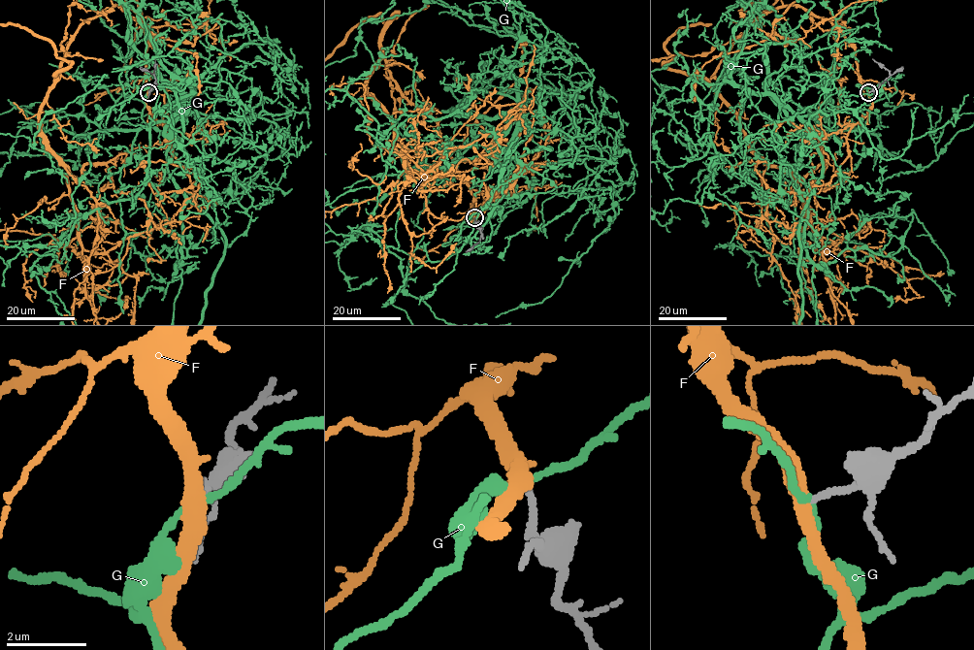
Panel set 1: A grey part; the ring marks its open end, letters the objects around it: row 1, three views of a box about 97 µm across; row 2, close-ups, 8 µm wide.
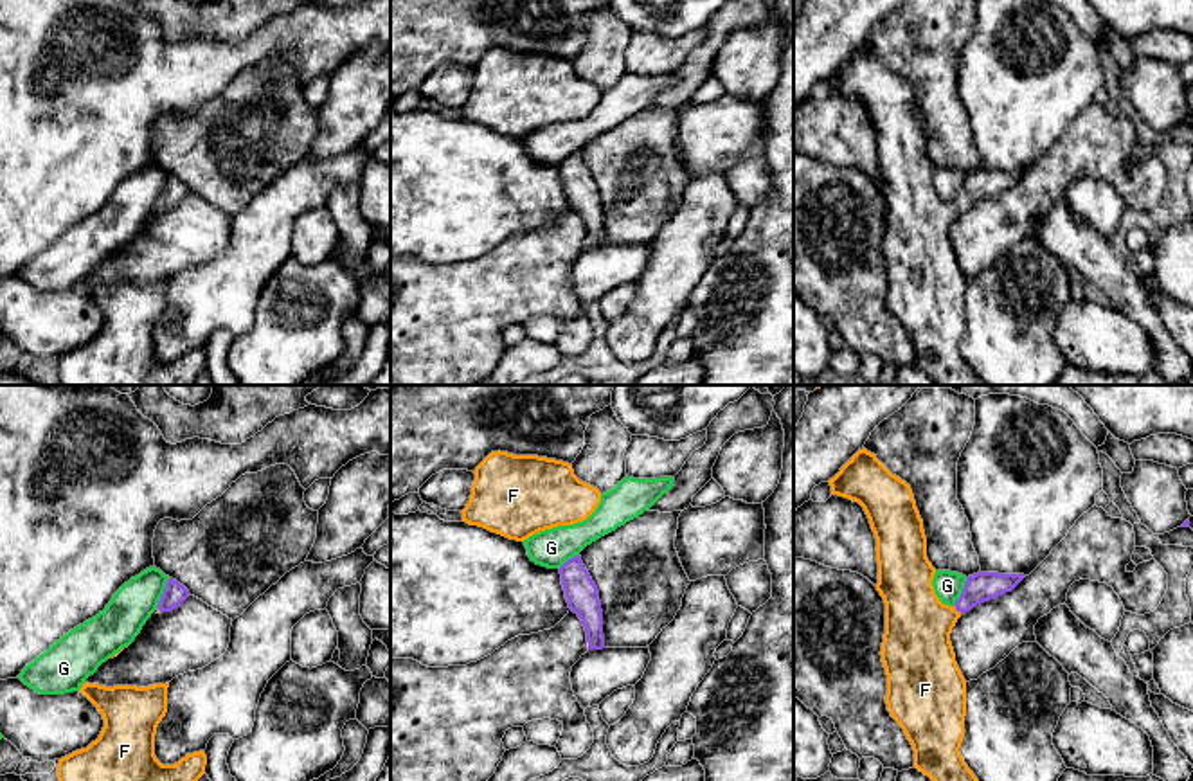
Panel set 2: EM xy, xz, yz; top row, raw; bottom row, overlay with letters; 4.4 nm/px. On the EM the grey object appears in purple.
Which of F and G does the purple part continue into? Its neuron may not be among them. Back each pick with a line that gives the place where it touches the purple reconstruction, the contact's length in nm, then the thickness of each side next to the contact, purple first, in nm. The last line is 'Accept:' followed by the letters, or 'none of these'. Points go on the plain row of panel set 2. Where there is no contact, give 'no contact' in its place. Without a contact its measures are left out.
F: yz (958, 207) | 50 nm | 130/320 nm
Accept: F

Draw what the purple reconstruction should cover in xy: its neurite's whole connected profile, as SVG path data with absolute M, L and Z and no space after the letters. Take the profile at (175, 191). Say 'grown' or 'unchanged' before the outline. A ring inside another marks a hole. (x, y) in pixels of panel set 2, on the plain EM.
unchanged; M169 175L166 180L166 187L158 198L158 207L160 209L173 209L175 205L178 205L187 194L189 194L189 187L180 182L176 176Z

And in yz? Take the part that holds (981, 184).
grown; M866 45L858 47L828 79L833 92L864 104L876 135L876 187L885 200L880 248L887 272L885 301L912 342L914 365L928 373L937 385L984 385L959 349L964 335L966 277L955 259L950 230L964 209L1011 189L1026 173L979 167L966 175L954 203L943 202L932 184L936 166L927 155L923 117L910 83Z

